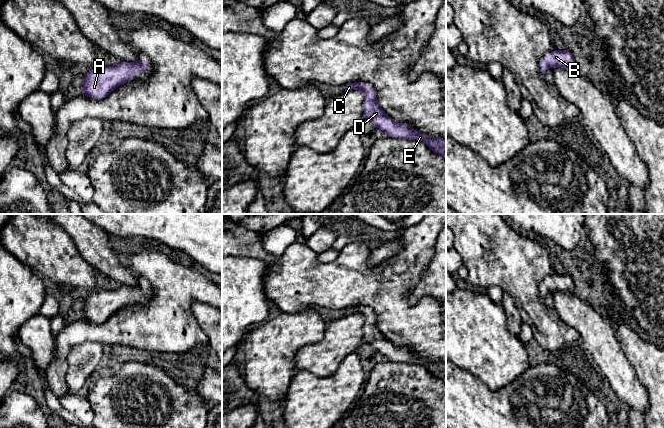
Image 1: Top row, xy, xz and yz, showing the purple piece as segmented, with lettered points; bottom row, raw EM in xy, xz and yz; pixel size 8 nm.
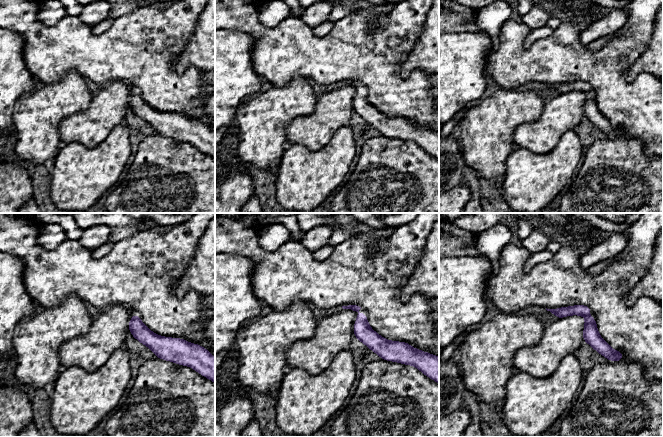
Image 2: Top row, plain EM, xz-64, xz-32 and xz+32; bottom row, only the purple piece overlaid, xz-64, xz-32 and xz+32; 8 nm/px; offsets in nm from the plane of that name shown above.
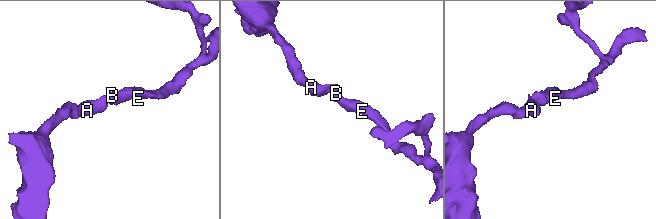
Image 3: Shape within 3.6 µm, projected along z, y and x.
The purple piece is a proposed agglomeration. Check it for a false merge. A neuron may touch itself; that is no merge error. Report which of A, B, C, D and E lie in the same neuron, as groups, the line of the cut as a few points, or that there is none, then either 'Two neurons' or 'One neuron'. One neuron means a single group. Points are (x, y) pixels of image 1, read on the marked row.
Groups: A B C D E. No split. One neuron

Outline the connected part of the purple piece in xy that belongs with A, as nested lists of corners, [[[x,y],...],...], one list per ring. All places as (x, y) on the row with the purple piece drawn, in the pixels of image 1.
[[[138,59],[135,63],[120,62],[116,66],[92,68],[84,77],[81,95],[105,99],[119,85],[133,81],[133,72],[145,73],[150,62]]]

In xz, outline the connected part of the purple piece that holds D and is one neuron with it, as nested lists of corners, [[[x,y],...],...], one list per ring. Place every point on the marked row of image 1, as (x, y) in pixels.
[[[354,82],[344,86],[344,91],[355,89],[362,90],[366,93],[363,102],[364,117],[384,131],[388,137],[423,141],[430,150],[446,159],[445,139],[428,137],[427,135],[417,133],[410,124],[399,123],[388,117],[377,103],[376,93],[371,84],[367,82]]]

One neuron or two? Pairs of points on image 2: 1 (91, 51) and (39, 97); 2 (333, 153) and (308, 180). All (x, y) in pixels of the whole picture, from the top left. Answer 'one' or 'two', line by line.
1: two
2: one

